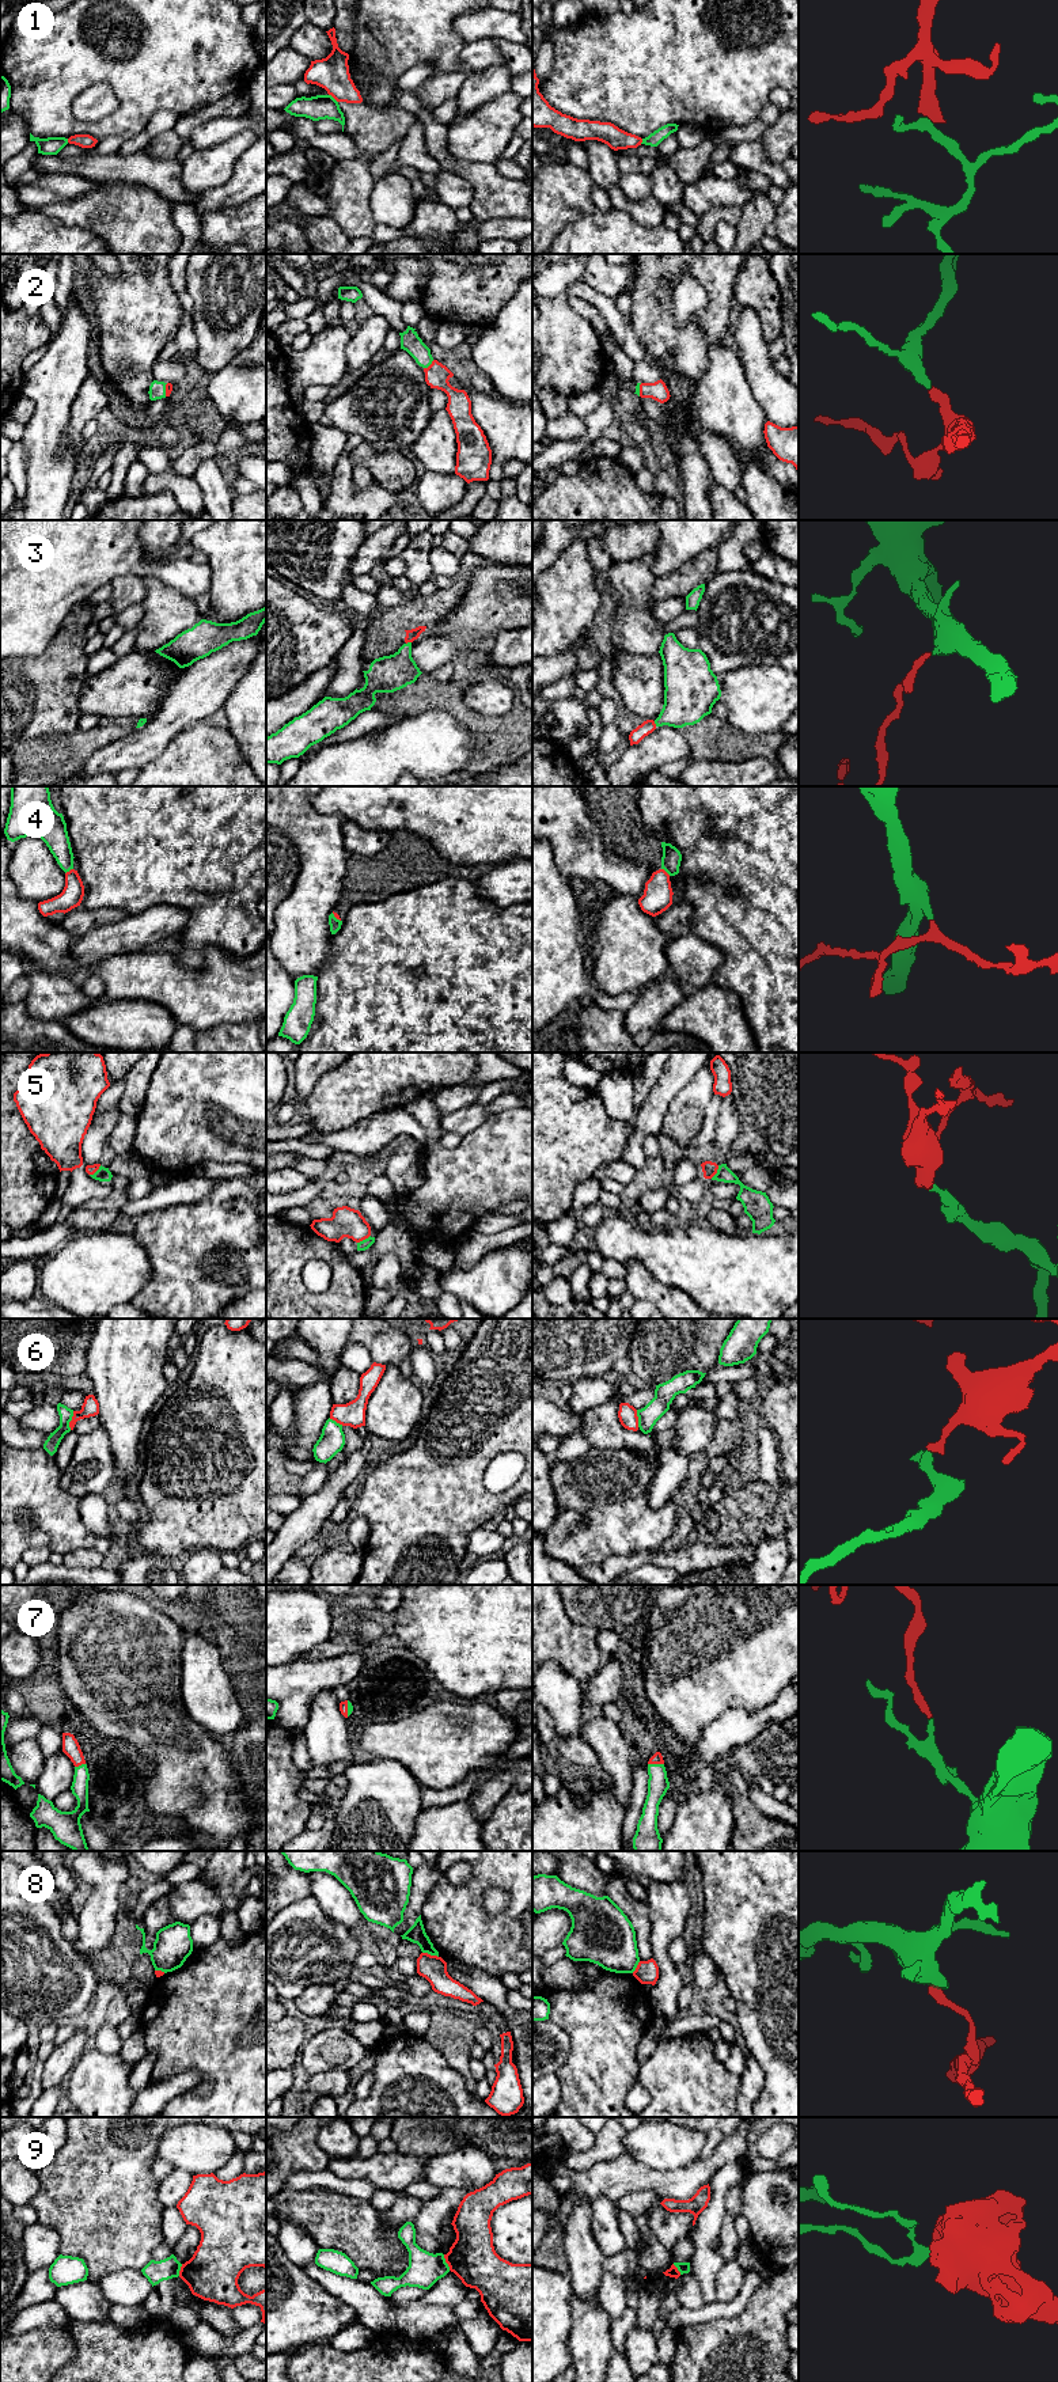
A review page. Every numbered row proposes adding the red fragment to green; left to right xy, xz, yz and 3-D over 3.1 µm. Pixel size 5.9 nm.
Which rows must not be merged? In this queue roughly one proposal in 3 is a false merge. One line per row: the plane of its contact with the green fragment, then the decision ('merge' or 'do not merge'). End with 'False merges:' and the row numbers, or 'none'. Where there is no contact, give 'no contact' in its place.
1: contact in xz; do not merge
2: contact in xz; merge
3: contact in xz; merge
4: contact in yz; merge
5: contact in xz; merge
6: contact in xy; do not merge
7: contact in yz; merge
8: contact in xz; do not merge
9: contact in xz; do not merge
False merges: 1, 6, 8, 9

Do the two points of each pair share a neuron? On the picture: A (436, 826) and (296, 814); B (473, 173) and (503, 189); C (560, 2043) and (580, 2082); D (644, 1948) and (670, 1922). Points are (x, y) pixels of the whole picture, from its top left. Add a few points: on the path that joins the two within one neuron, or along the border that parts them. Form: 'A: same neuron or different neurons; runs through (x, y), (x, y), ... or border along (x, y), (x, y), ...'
A: different neurons; border along (314, 807), (322, 814), (340, 814), (344, 819)
B: same neuron; runs through (480, 175), (496, 189)
C: different neurons; border along (560, 2025), (568, 2035), (569, 2054), (554, 2073)
D: different neurons; border along (649, 1910), (652, 1957)

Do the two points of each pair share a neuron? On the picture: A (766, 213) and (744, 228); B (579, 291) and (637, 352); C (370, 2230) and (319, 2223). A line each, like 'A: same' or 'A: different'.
A: same
B: same
C: same

